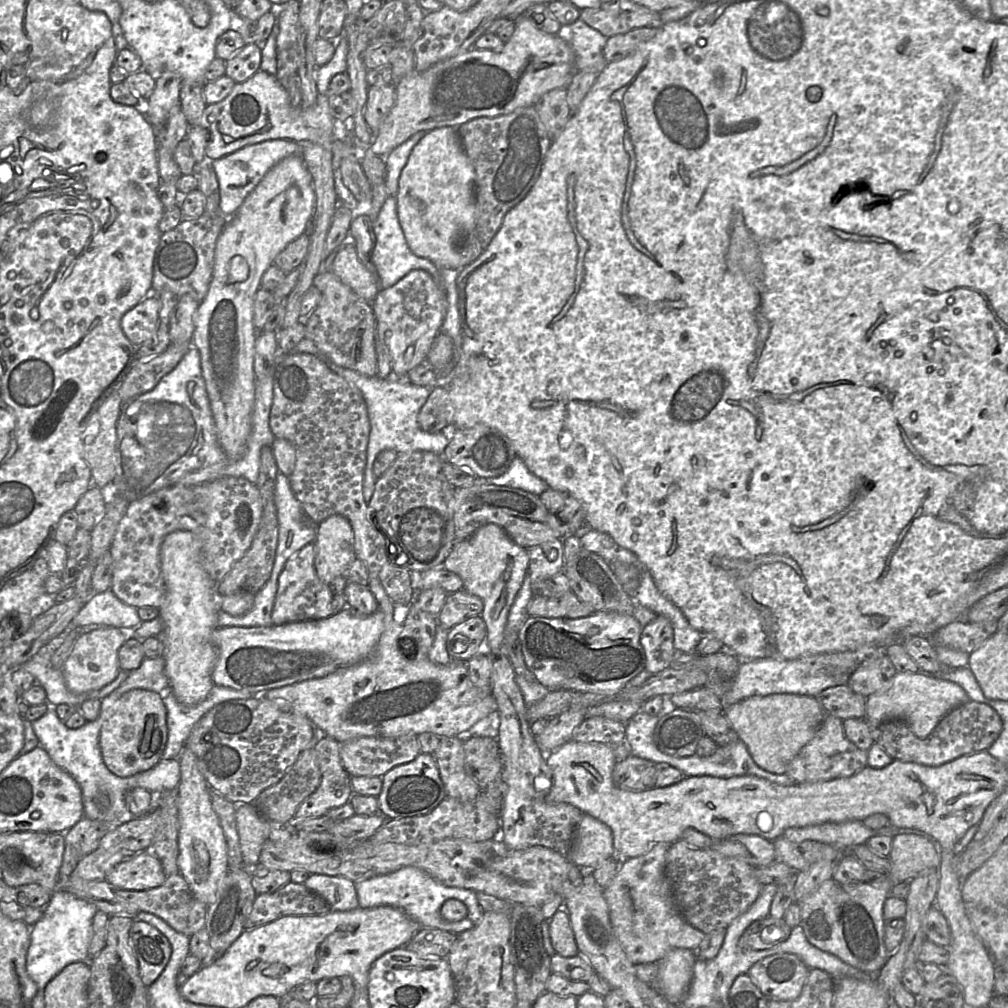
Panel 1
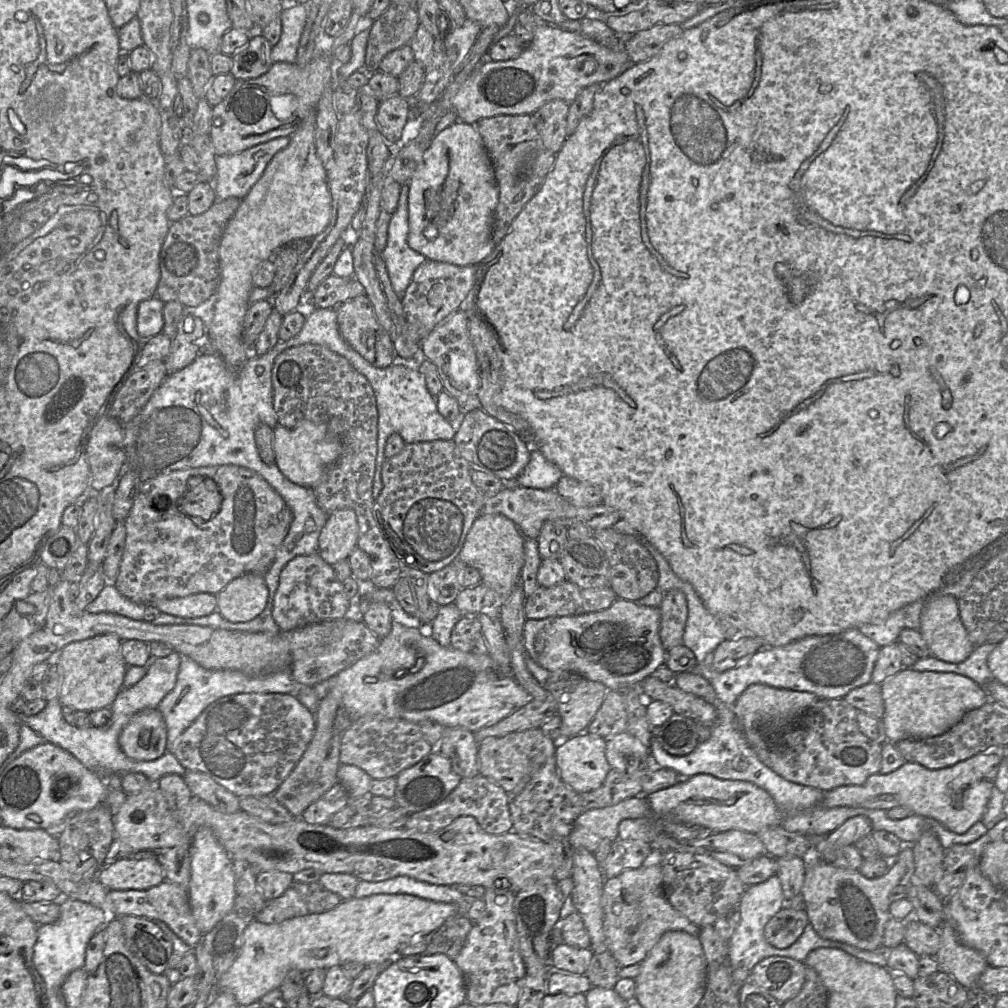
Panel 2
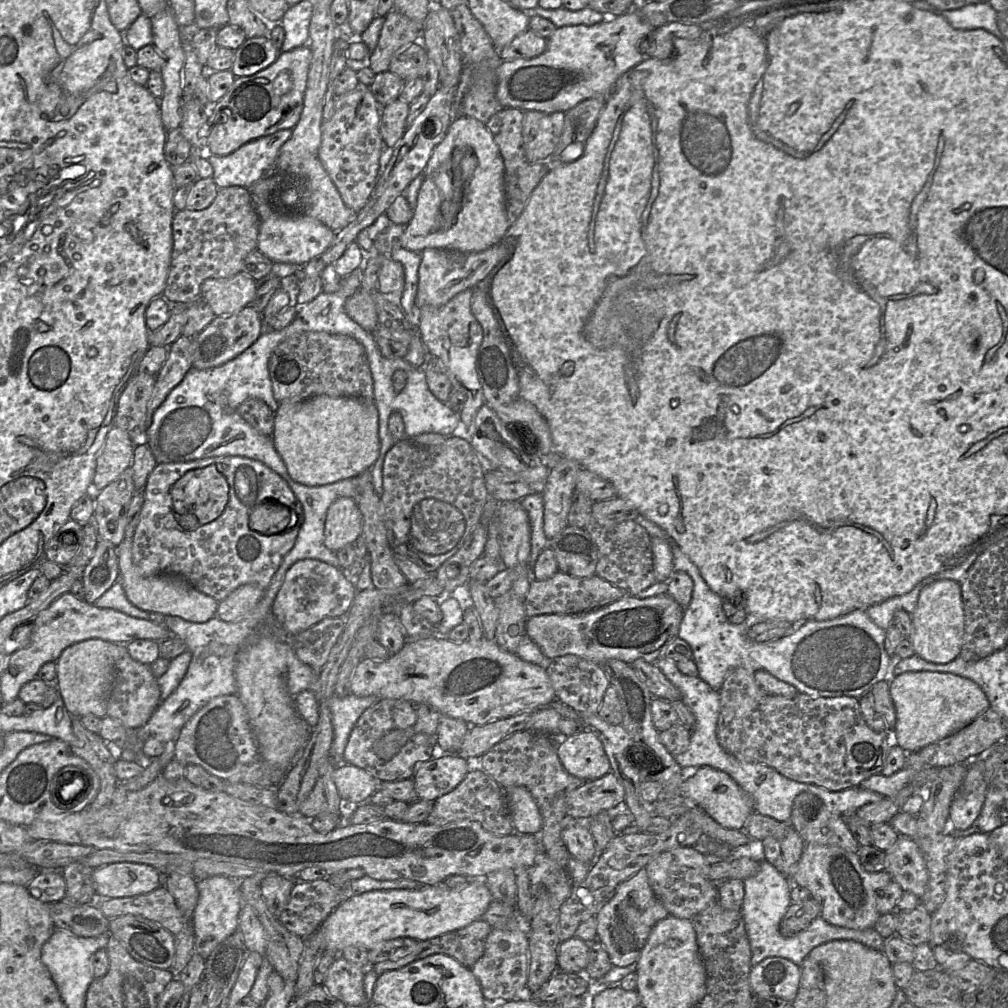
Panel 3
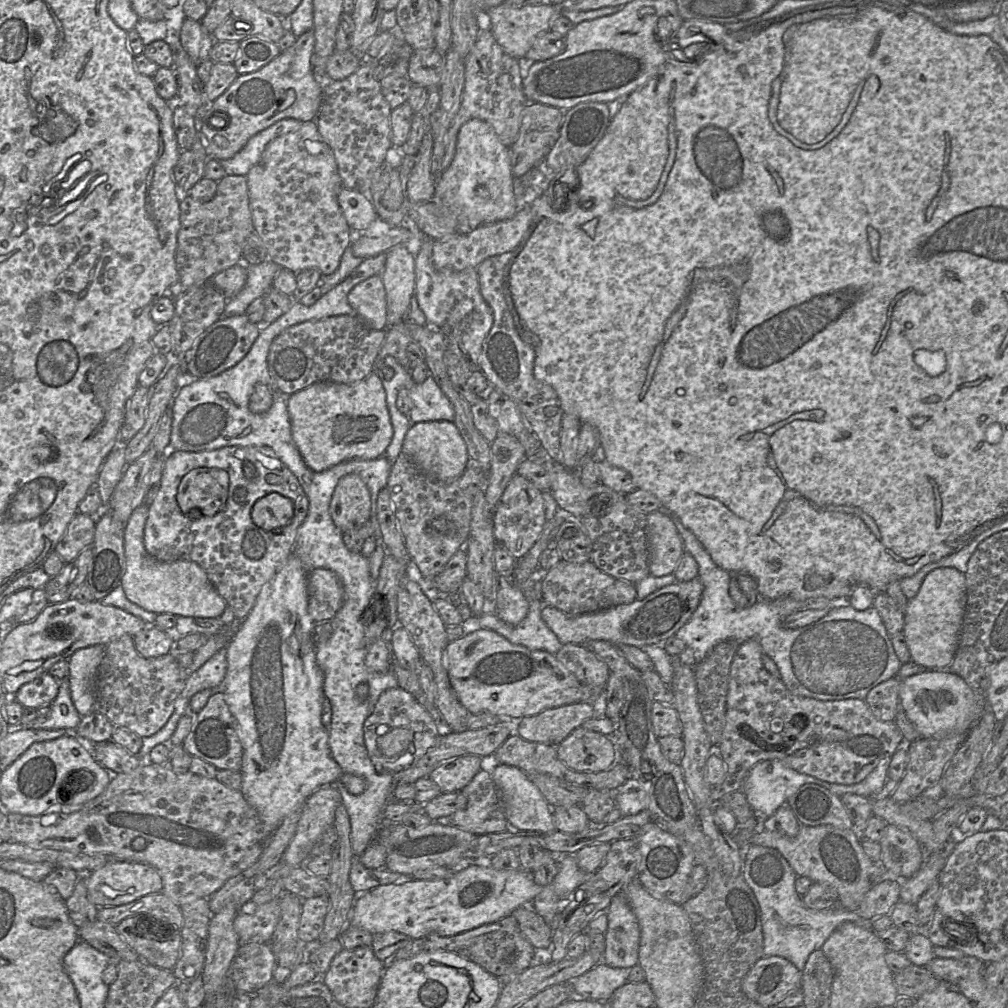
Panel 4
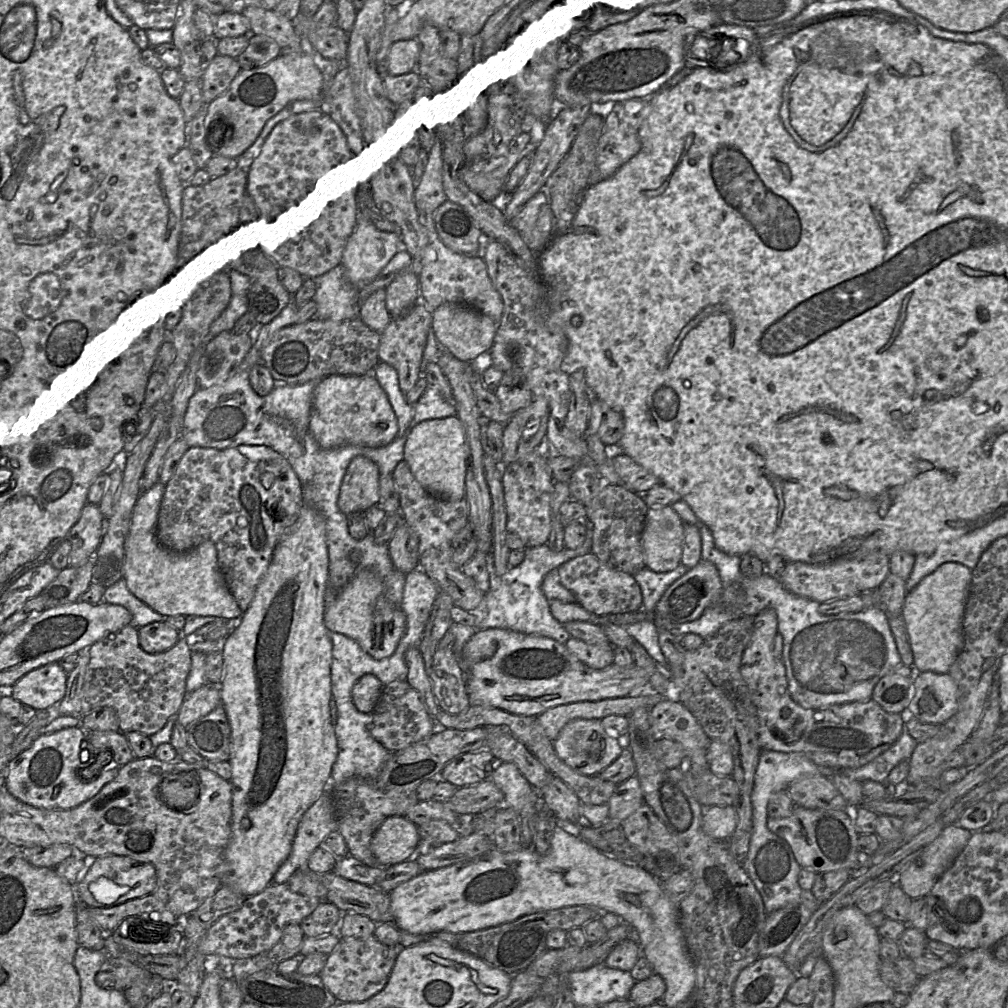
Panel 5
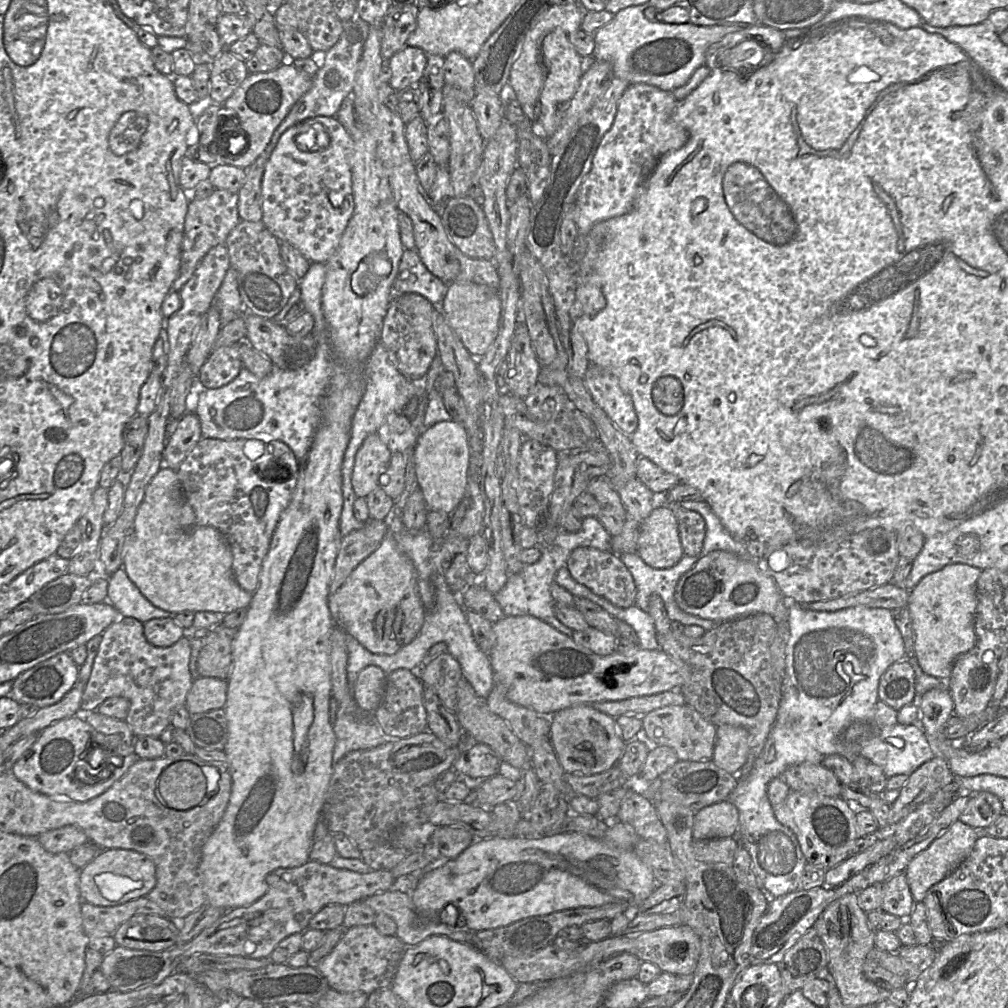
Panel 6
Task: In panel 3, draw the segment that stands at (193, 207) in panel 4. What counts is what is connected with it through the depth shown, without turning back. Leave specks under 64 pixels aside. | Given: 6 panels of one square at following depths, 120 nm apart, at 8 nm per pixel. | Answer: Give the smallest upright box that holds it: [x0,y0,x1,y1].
[162,186,260,305]

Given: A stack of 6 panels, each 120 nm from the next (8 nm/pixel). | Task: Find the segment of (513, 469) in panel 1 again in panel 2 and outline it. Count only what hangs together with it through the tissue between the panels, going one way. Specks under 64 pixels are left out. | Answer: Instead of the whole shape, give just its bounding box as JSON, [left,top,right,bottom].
[517,451,563,490]

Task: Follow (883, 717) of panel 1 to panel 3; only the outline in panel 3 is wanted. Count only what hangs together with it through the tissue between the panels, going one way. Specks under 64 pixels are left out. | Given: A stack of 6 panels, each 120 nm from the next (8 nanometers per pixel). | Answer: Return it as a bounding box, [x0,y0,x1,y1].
[889,672,990,753]

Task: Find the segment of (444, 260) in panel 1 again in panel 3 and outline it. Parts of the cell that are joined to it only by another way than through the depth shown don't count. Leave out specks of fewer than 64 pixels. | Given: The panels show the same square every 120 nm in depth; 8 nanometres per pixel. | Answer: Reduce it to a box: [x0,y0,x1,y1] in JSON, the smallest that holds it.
[398,115,509,253]

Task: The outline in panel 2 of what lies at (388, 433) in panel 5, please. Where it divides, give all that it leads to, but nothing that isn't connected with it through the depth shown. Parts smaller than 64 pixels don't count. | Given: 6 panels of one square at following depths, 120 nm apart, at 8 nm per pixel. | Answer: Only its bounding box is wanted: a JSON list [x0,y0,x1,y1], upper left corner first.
[273,420,343,486]

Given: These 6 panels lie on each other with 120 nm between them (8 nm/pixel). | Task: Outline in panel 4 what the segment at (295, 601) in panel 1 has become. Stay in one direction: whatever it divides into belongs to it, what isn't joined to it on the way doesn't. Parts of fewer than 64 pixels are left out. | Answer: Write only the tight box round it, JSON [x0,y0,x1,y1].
[307,568,344,624]

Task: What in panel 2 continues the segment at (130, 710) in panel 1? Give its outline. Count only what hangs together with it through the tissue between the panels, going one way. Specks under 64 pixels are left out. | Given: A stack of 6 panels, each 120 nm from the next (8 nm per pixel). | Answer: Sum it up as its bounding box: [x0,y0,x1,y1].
[119,709,167,761]

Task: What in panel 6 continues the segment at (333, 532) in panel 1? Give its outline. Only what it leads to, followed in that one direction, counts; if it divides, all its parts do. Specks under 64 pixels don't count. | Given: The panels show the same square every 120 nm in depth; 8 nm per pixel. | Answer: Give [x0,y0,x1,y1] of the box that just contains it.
[351,435,391,497]

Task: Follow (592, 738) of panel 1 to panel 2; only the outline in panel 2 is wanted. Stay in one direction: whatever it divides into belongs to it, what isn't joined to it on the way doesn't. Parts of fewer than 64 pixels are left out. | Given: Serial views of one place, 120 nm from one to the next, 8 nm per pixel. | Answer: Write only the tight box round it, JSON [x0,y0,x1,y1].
[586,690,627,740]

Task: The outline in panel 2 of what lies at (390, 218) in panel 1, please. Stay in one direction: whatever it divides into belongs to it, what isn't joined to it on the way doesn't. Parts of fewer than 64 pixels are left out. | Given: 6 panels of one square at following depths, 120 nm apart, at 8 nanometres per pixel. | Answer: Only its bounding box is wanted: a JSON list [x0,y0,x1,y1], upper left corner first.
[381,184,427,299]

